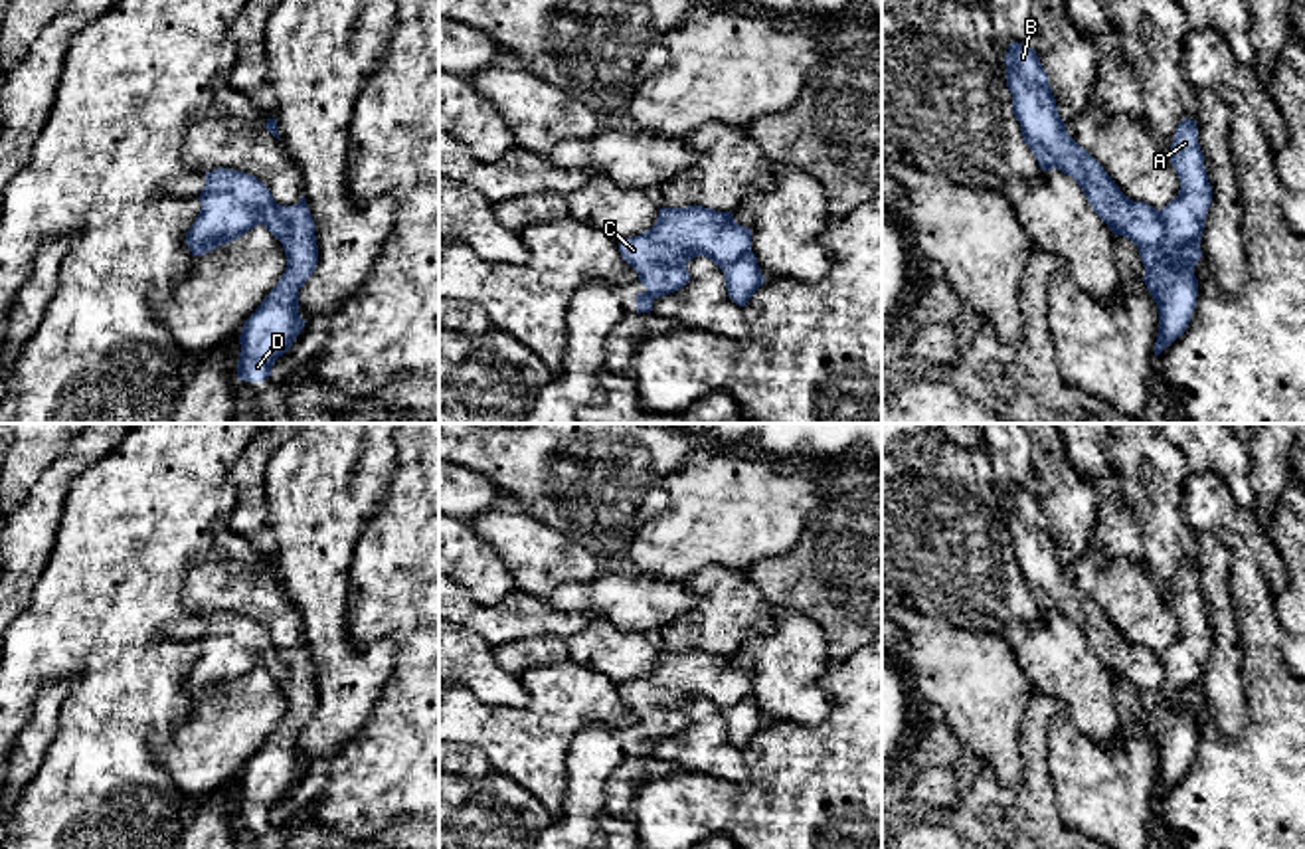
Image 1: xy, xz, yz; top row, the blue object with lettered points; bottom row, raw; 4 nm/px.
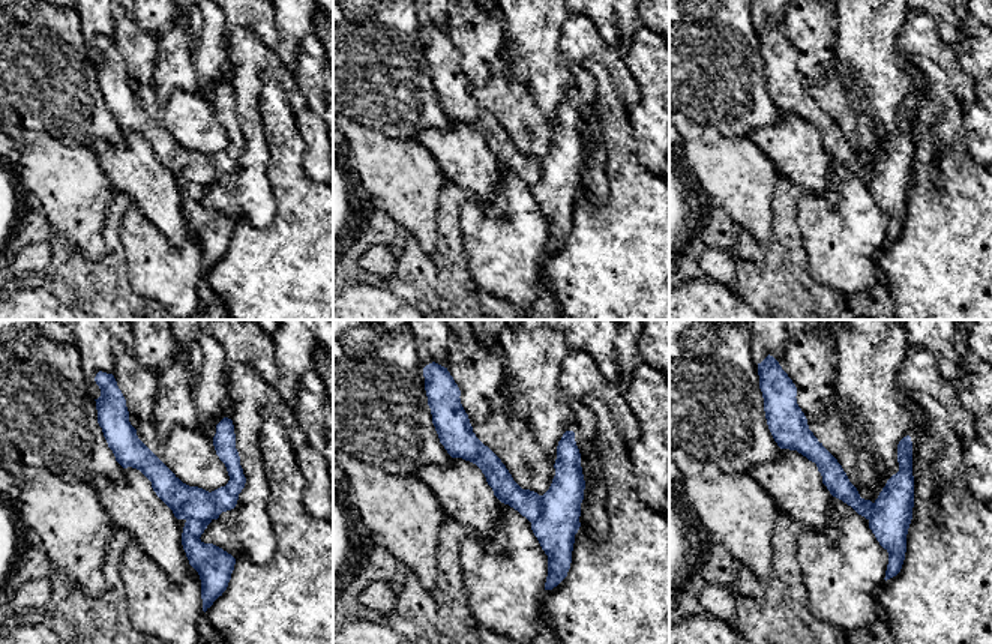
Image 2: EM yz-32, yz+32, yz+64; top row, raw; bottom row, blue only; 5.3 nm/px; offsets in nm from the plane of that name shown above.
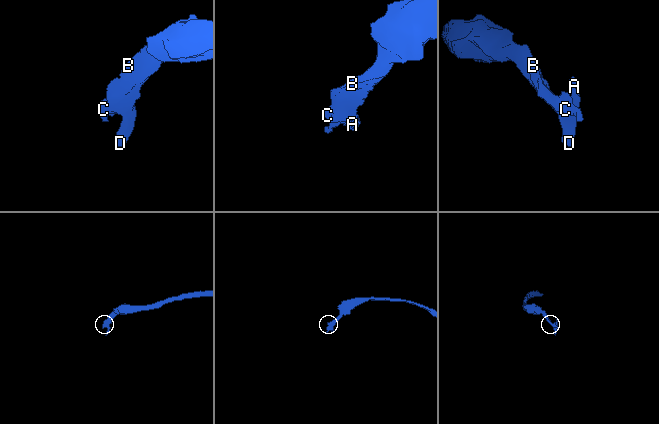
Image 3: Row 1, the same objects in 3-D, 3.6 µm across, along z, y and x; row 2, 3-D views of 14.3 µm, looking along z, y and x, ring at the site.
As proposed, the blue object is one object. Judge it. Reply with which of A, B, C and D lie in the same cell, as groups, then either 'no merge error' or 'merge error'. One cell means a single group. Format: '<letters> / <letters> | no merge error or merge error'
A D / B C | merge error

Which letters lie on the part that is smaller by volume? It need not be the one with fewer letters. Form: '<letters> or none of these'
A, D

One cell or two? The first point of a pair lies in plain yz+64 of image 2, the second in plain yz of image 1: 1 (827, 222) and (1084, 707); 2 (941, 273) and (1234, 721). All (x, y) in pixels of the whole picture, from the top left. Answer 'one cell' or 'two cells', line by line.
1: two cells
2: two cells

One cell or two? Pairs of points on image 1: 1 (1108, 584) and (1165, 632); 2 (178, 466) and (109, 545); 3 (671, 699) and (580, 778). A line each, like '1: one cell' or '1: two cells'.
1: one cell
2: one cell
3: one cell

